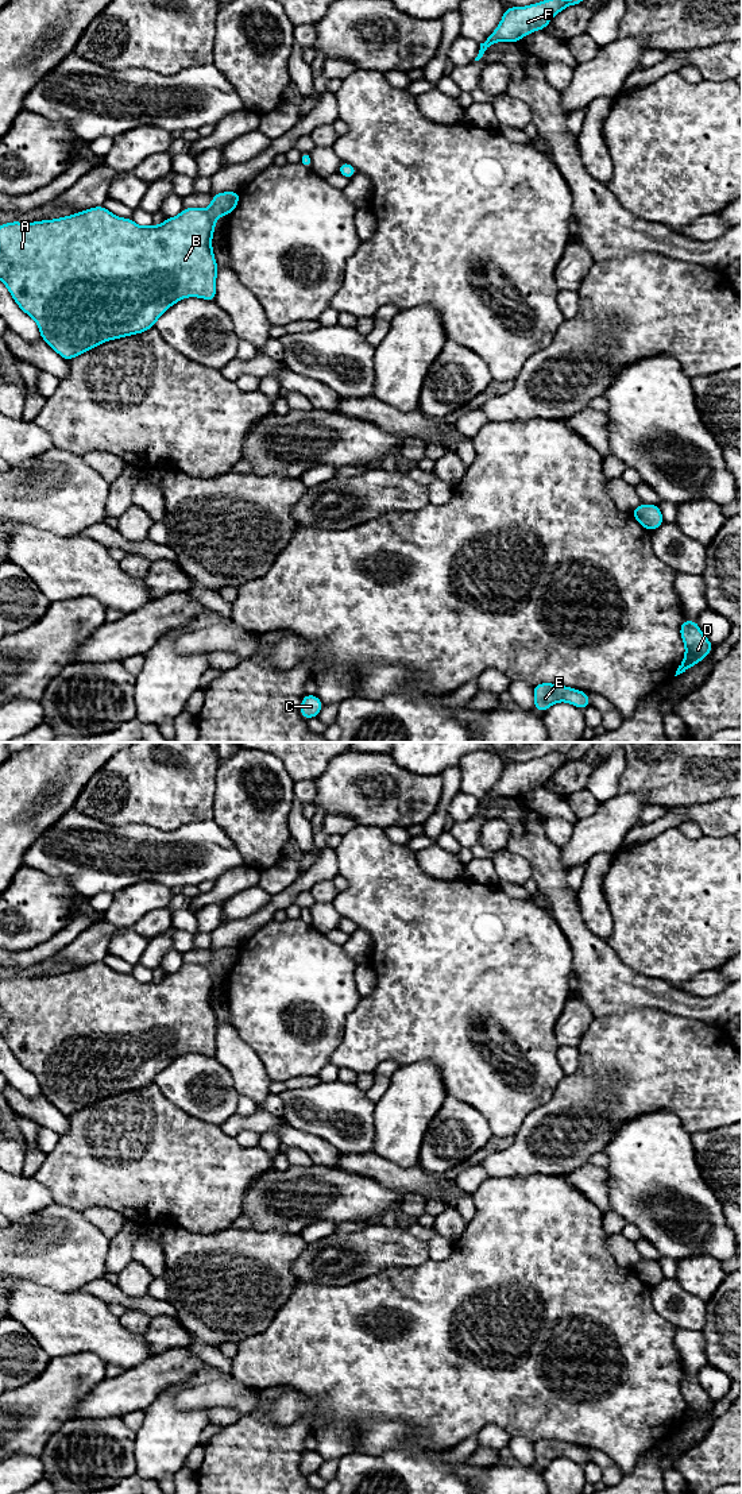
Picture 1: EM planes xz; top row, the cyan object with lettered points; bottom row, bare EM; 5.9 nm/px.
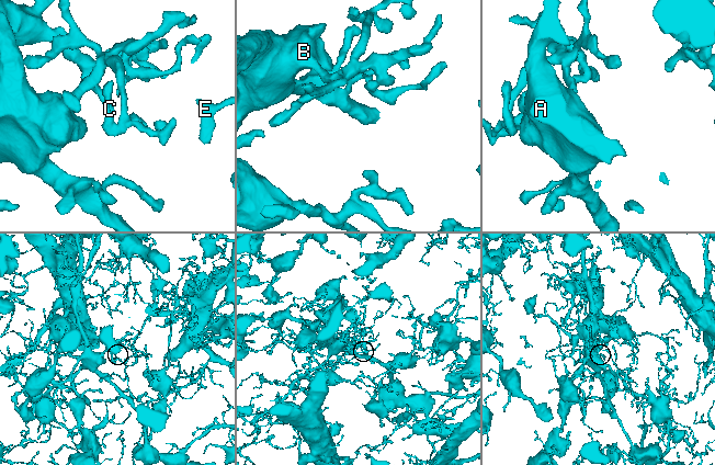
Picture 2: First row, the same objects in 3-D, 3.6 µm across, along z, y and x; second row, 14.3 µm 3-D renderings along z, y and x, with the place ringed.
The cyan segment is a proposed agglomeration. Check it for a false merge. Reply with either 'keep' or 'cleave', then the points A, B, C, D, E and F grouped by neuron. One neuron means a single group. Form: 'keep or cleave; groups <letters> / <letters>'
keep; groups A B C D E F

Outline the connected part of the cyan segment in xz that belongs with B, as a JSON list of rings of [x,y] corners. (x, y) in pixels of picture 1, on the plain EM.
[[[240,947],[212,951],[208,965],[185,964],[161,981],[139,983],[104,962],[89,964],[54,976],[5,978],[0,981],[0,1036],[19,1063],[31,1072],[43,1095],[66,1117],[104,1097],[143,1089],[175,1058],[186,1053],[216,1055],[217,1019],[212,1004],[216,976],[231,970]]]

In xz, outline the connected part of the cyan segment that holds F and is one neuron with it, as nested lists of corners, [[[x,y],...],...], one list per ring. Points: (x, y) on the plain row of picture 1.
[[[576,742],[576,748],[571,756],[554,752],[527,763],[506,764],[499,781],[483,799],[480,799],[480,806],[475,817],[479,817],[484,807],[496,798],[519,798],[530,788],[545,785],[548,779],[560,767],[571,761],[579,761],[592,745],[594,742]]]

